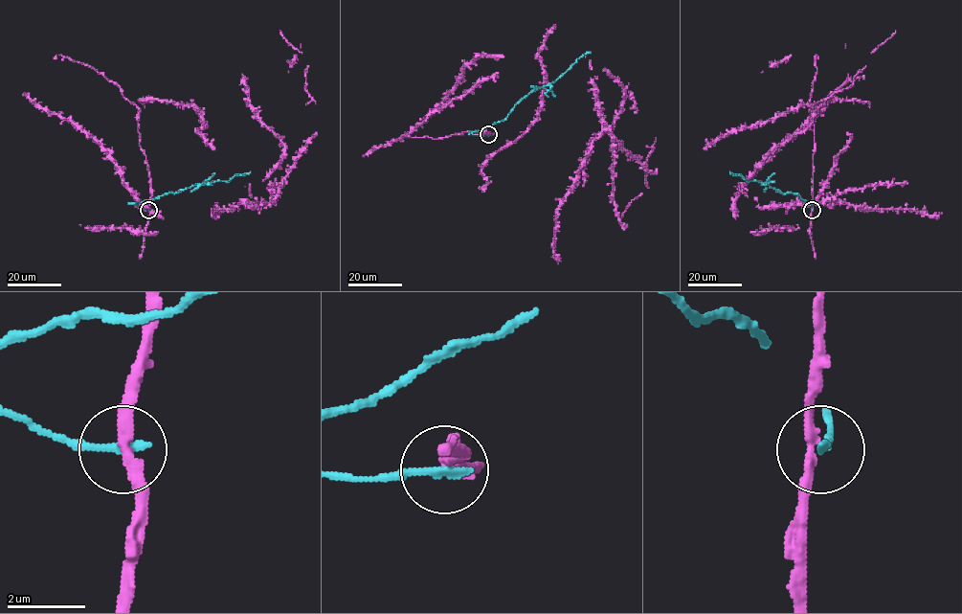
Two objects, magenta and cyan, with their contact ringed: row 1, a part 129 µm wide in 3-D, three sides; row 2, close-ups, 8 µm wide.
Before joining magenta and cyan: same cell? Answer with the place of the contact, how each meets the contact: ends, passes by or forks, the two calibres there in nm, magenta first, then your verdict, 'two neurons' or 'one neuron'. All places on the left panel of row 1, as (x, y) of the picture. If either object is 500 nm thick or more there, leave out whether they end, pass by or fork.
(148, 210) | magenta passes by | cyan ends | 220/240 nm | two neurons

